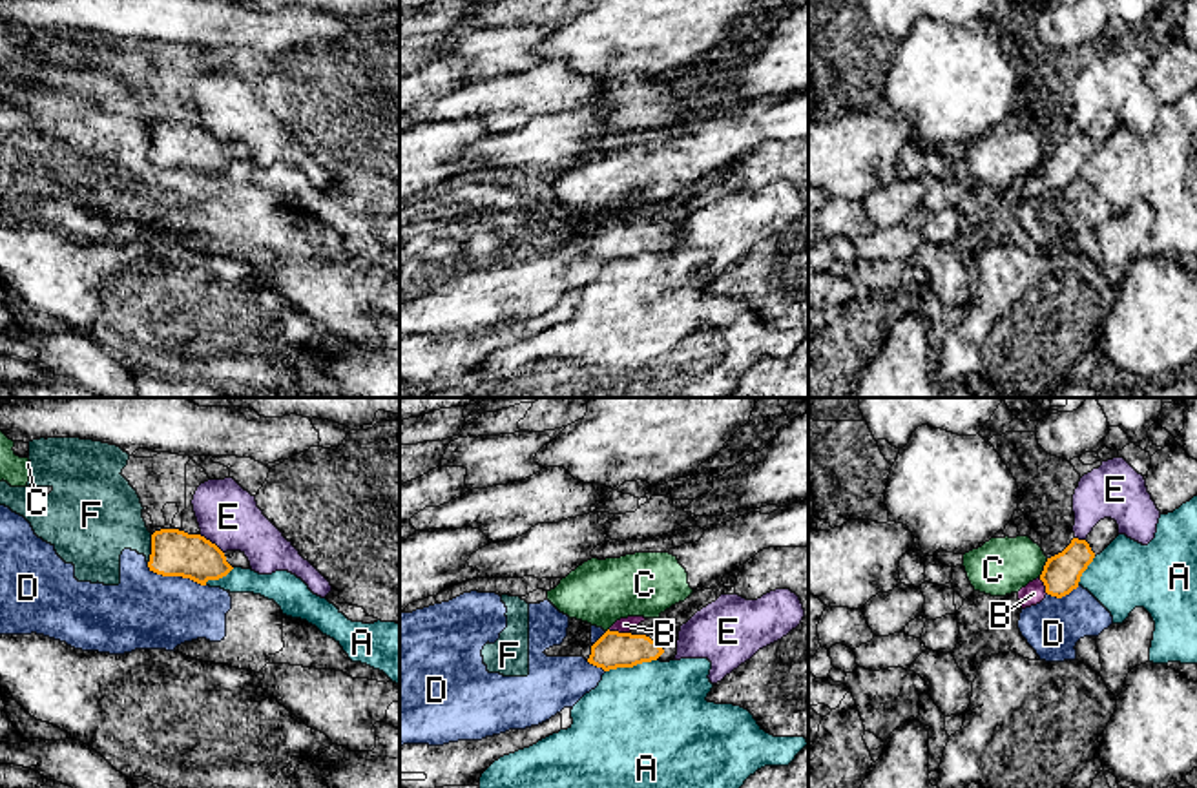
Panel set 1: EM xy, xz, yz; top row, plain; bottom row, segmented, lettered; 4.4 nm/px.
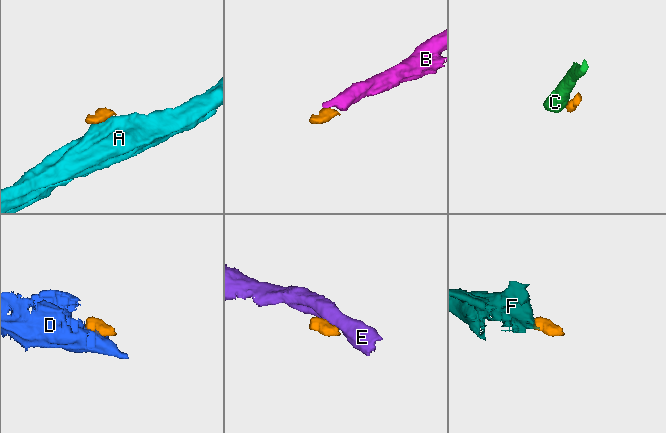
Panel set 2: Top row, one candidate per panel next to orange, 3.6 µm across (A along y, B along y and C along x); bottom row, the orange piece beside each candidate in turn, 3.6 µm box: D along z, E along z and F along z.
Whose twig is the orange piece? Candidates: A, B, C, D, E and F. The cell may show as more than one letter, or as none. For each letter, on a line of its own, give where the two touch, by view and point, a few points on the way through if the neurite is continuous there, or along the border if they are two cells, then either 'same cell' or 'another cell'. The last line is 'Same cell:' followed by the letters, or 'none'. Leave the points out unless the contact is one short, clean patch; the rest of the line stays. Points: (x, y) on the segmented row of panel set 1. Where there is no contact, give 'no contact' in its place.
A: xz (630, 666) | along xz (655, 659), (606, 672) | another cell
B: xz (617, 632) | across xz (614, 650), (617, 646), (617, 632), (624, 624) | same cell
C: yz (1044, 568) | along yz (1048, 559), (1039, 577) | another cell
D: xy (176, 575) | along xy (146, 562), (157, 573), (188, 577), (205, 586) | another cell
E: xy (210, 542) | along xy (199, 535), (223, 553) | another cell
F: xy (152, 549) | along xy (152, 535), (148, 562) | another cell
Same cell: B

